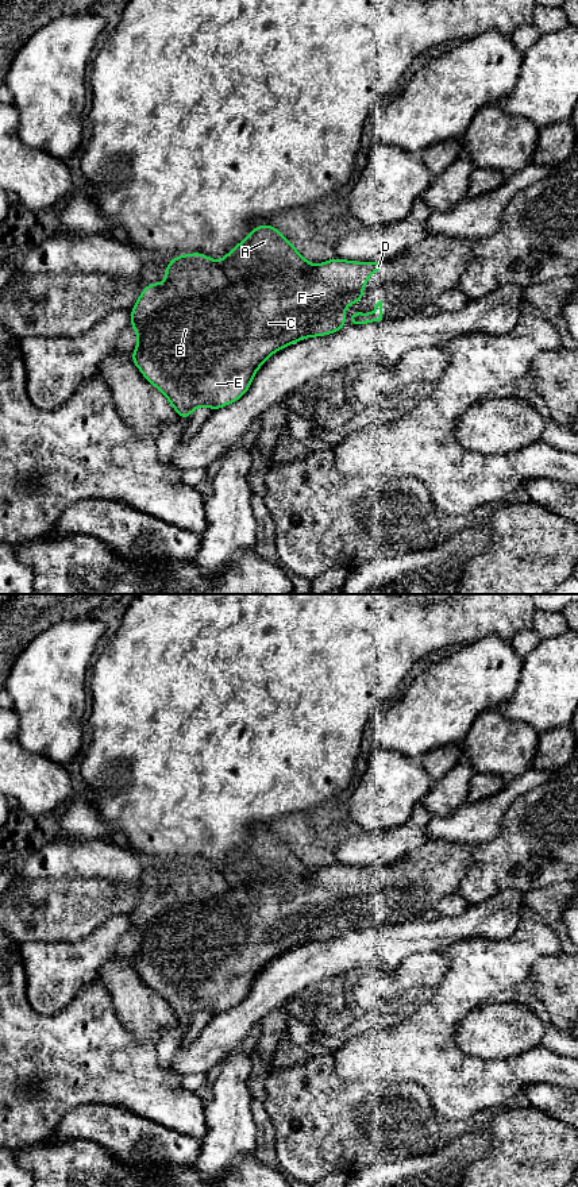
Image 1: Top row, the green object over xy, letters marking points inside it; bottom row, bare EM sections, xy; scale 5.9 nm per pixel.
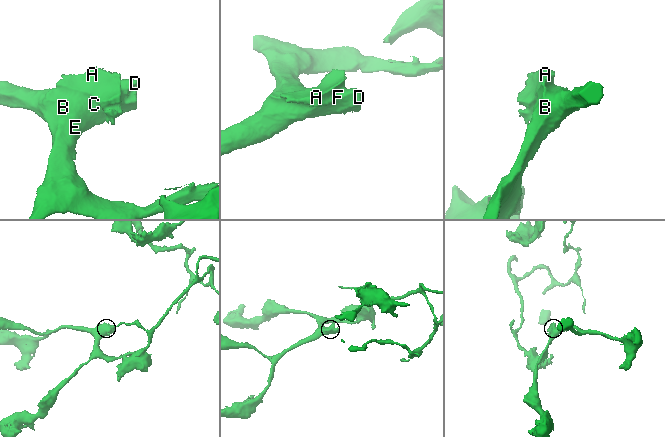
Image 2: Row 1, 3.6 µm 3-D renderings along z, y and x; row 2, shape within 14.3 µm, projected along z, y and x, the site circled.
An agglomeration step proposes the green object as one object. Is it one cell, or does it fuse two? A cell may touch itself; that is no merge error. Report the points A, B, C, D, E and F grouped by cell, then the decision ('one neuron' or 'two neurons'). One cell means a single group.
A D / B C E F | two neurons

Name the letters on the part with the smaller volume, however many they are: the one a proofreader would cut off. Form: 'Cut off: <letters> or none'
Cut off: A, D

